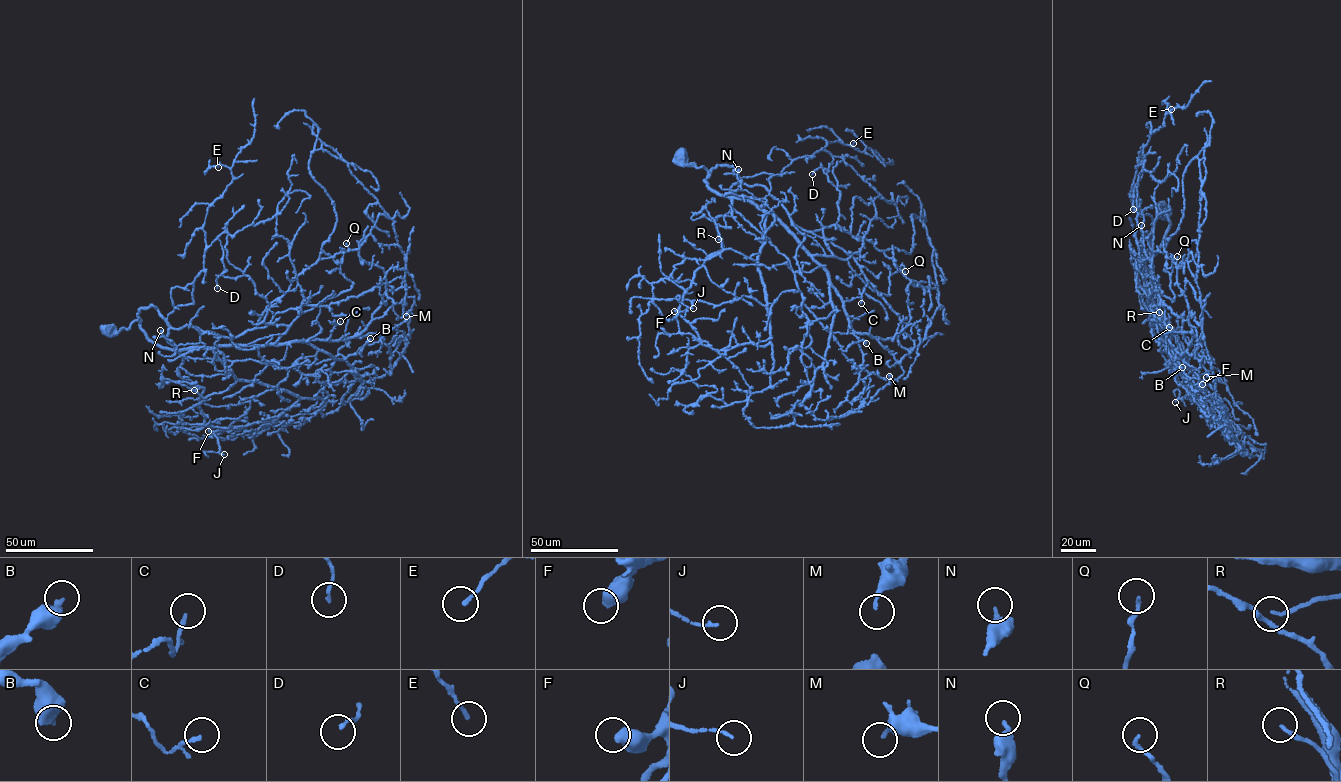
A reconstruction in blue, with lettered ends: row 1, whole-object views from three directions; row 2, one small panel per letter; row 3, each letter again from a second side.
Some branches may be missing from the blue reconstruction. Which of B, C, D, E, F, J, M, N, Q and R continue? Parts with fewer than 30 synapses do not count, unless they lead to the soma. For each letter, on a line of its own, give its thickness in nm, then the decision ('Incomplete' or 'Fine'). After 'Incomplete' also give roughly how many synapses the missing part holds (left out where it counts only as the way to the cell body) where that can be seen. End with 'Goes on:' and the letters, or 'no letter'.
B: Thickness 440 nm. Fine
C: Thickness 150 nm. Fine
D: Thickness 120 nm. Fine
E: Thickness 140 nm. Fine
F: Thickness 500 nm. Fine
J: Thickness 120 nm. Fine
M: Thickness 180 nm. Fine
N: Thickness 320 nm. Fine
Q: Thickness 150 nm. Fine
R: Thickness 170 nm. Incomplete. Roughly 30 synapses
Goes on: R

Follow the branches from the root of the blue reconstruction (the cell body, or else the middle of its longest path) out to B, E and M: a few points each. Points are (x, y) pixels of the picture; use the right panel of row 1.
B: (1162, 208), (1169, 228), (1151, 258), (1152, 314), (1166, 350), (1172, 351), (1189, 380), (1182, 376), (1182, 367)
E: (1162, 208), (1167, 216), (1158, 206), (1154, 224), (1140, 216), (1134, 179), (1144, 146), (1171, 109)
M: (1162, 208), (1169, 228), (1143, 264), (1144, 288), (1181, 357), (1206, 357), (1213, 376), (1206, 377)

